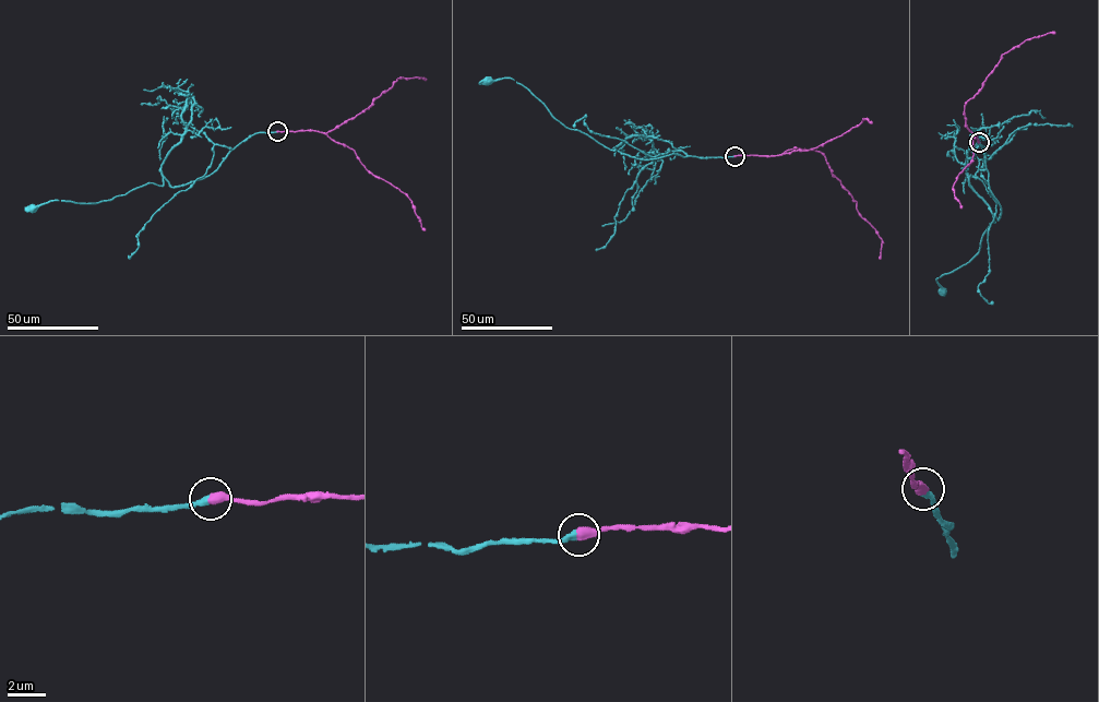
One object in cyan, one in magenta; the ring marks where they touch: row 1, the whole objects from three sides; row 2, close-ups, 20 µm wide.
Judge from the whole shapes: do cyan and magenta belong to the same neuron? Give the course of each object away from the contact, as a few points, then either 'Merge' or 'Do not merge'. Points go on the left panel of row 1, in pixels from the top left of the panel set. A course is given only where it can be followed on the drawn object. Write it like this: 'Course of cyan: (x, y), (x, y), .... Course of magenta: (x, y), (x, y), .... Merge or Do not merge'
Course of cyan: (277, 131), (250, 135), (187, 183), (163, 176), (163, 186), (109, 200), (33, 207). Course of magenta: (277, 131), (326, 133), (369, 107), (396, 79), (423, 80). Merge

